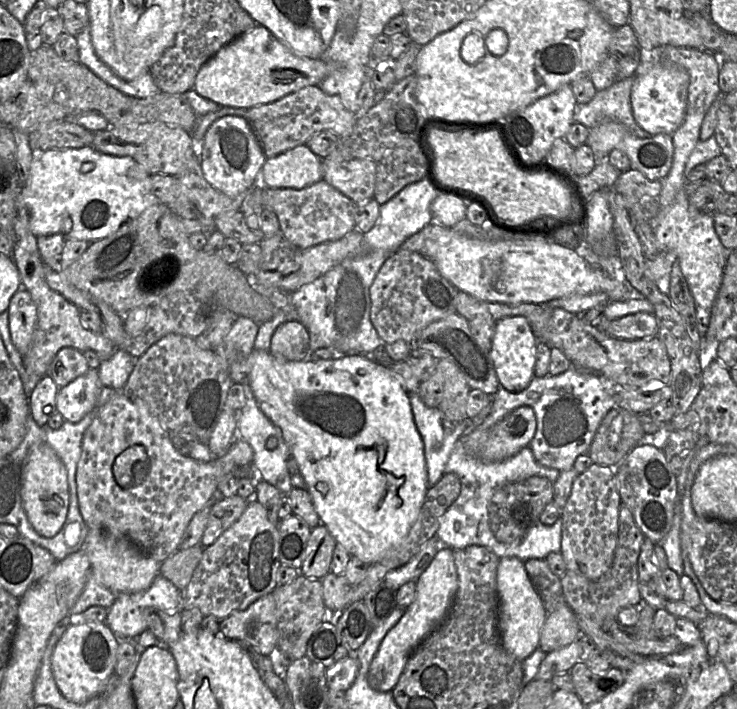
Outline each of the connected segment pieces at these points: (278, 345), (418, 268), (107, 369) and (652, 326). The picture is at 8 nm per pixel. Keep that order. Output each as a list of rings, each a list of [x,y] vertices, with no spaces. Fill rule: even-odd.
[[[298,321],[283,323],[272,335],[269,352],[278,360],[305,360],[310,354],[307,329]]]
[[[398,249],[384,262],[371,284],[371,322],[385,344],[403,340],[413,346],[415,340],[429,324],[456,313],[458,291],[440,274],[431,259],[417,252]]]
[[[116,349],[108,360],[101,362],[98,368],[102,386],[121,390],[133,371],[136,359],[127,351]]]
[[[639,312],[614,320],[603,316],[590,322],[606,334],[626,340],[639,340],[656,336],[658,325],[656,317],[650,313]]]

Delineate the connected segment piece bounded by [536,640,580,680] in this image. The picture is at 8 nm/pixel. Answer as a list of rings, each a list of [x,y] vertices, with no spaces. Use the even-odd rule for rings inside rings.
[[[576,640],[569,645],[547,653],[541,662],[537,679],[551,680],[553,676],[567,673],[580,660],[580,645]]]

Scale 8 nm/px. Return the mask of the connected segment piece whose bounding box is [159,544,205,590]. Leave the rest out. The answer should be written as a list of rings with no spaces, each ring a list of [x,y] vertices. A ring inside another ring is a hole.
[[[199,544],[176,551],[160,564],[159,575],[169,580],[179,590],[185,589],[201,561],[204,548]]]

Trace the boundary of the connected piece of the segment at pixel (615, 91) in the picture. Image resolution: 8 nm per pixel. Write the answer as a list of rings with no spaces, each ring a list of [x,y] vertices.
[[[635,75],[616,80],[609,88],[597,91],[590,102],[578,105],[574,122],[591,129],[605,120],[612,120],[623,124],[638,138],[651,137],[637,124],[632,114],[630,98],[634,79]]]

